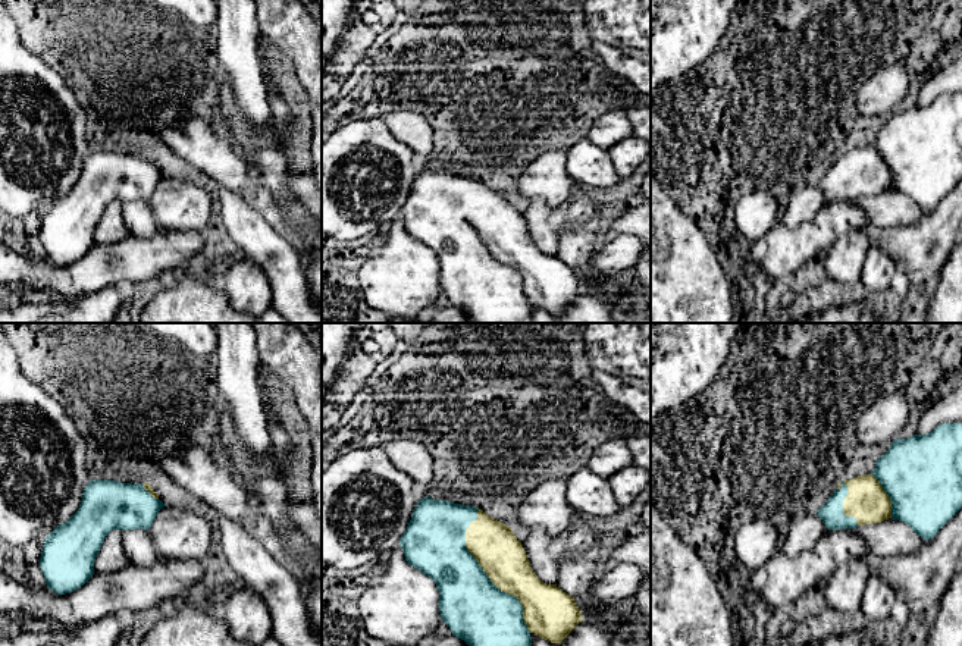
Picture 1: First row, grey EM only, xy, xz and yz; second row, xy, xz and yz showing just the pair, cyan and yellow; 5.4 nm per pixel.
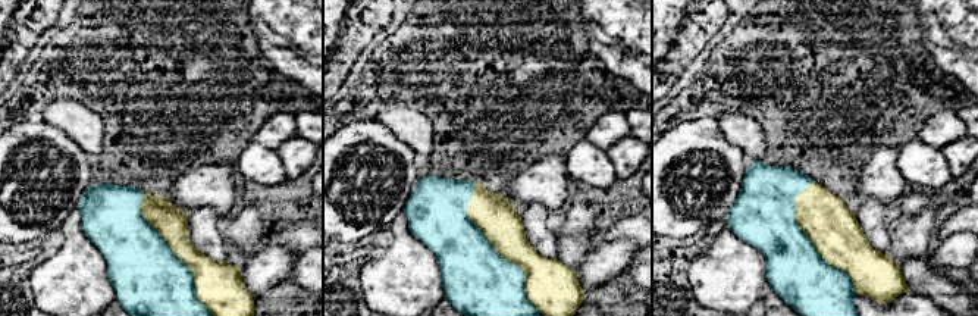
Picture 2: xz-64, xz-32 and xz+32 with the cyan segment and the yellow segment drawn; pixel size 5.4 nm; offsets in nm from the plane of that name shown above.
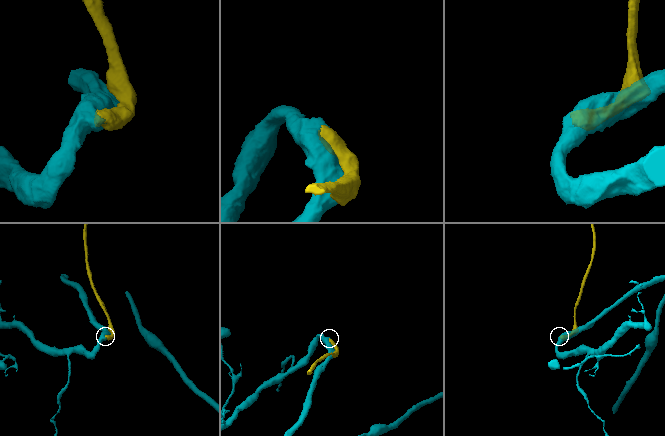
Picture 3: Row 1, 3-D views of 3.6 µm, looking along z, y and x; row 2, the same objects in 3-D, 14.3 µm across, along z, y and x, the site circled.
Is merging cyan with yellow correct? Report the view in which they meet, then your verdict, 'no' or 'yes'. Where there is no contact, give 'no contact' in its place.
meets cyan in xz; yes

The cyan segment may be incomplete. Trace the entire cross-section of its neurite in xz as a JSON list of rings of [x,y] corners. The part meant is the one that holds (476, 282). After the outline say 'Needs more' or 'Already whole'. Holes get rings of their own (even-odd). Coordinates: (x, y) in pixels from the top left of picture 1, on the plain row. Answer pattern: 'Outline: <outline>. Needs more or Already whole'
Outline: [[[426,167],[399,217],[405,232],[436,254],[442,292],[474,323],[535,323],[532,304],[561,314],[583,292],[574,269],[538,250],[514,203],[479,179]]]. Needs more

